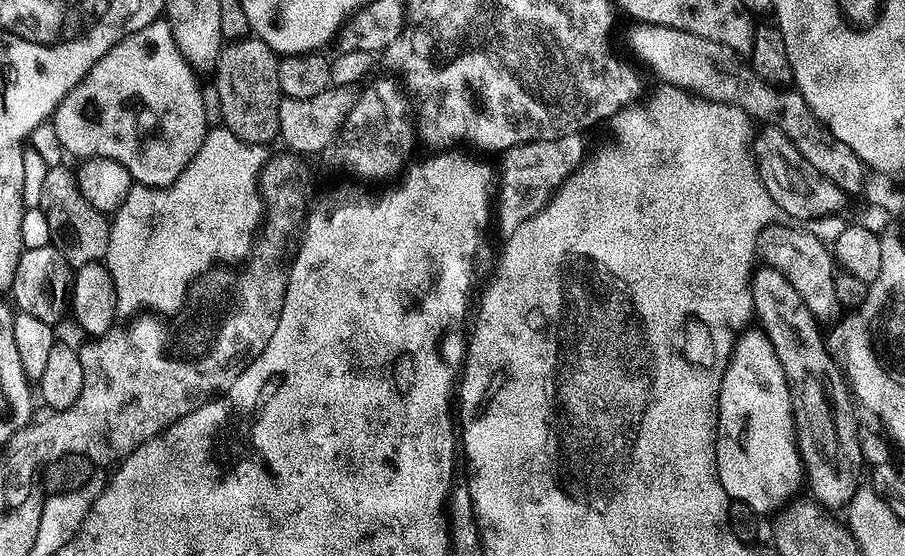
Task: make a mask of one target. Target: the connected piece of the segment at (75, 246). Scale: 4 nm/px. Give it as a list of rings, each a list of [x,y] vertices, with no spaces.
[[[63,163],[46,170],[39,208],[50,226],[51,243],[64,255],[68,265],[77,270],[88,263],[101,263],[107,257],[112,226],[105,213],[94,210],[94,206],[82,198],[75,171],[68,167]]]

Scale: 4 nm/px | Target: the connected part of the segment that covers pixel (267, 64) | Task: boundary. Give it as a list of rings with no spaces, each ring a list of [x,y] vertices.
[[[249,34],[247,36],[241,37],[239,40],[227,41],[221,47],[220,57],[216,60],[216,67],[214,69],[214,75],[216,75],[216,100],[220,103],[220,116],[222,119],[223,127],[228,128],[232,131],[234,135],[237,136],[242,142],[247,144],[263,144],[265,146],[271,145],[271,140],[274,141],[279,137],[280,127],[278,126],[278,106],[280,105],[282,99],[282,93],[280,87],[278,86],[278,66],[280,65],[278,59],[278,53],[275,52],[270,46],[266,46],[266,42],[262,42],[254,34]]]

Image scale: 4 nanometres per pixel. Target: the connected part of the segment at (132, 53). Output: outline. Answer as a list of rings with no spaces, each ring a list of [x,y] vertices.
[[[161,18],[150,22],[150,26],[130,34],[117,48],[113,48],[96,62],[86,74],[86,78],[82,78],[82,82],[78,82],[78,86],[74,86],[74,90],[70,90],[70,94],[66,94],[66,98],[56,107],[56,113],[52,115],[50,122],[54,126],[54,130],[58,130],[58,142],[62,142],[64,151],[69,157],[97,156],[117,160],[122,162],[122,166],[126,166],[126,170],[132,175],[135,183],[144,184],[147,188],[168,188],[176,181],[178,174],[182,174],[182,170],[186,170],[190,158],[194,158],[194,154],[198,154],[198,146],[202,146],[210,127],[208,108],[204,105],[204,92],[200,89],[200,80],[196,76],[199,76],[197,69],[188,63],[182,50],[178,48],[178,42],[174,42],[174,30],[170,30],[167,19]]]

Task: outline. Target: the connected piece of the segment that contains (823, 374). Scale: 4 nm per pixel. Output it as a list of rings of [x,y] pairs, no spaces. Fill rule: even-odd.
[[[760,266],[752,276],[750,291],[752,311],[755,319],[760,319],[759,331],[774,346],[774,354],[778,354],[778,362],[782,362],[782,370],[788,379],[792,417],[796,423],[796,445],[804,464],[806,488],[825,509],[843,509],[856,492],[856,467],[862,464],[861,437],[852,417],[854,404],[849,389],[828,355],[825,339],[823,342],[814,328],[813,312],[778,270]]]

